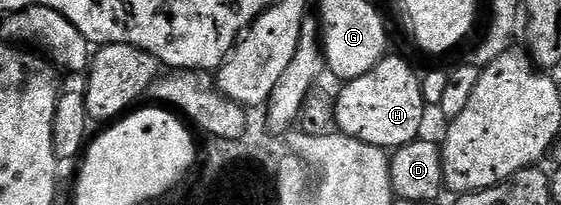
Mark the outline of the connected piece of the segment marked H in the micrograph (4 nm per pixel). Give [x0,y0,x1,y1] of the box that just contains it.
[335,55,423,151]

